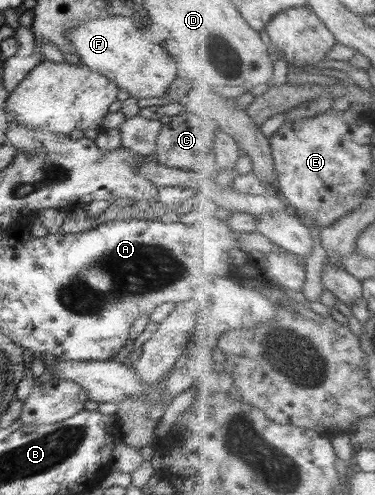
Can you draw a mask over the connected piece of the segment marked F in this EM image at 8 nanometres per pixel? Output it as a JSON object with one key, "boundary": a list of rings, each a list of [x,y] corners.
{"boundary":[[[130,17],[75,20],[67,28],[67,35],[84,65],[124,88],[137,100],[165,96],[172,81],[180,75],[175,58],[161,44],[150,42]]]}

